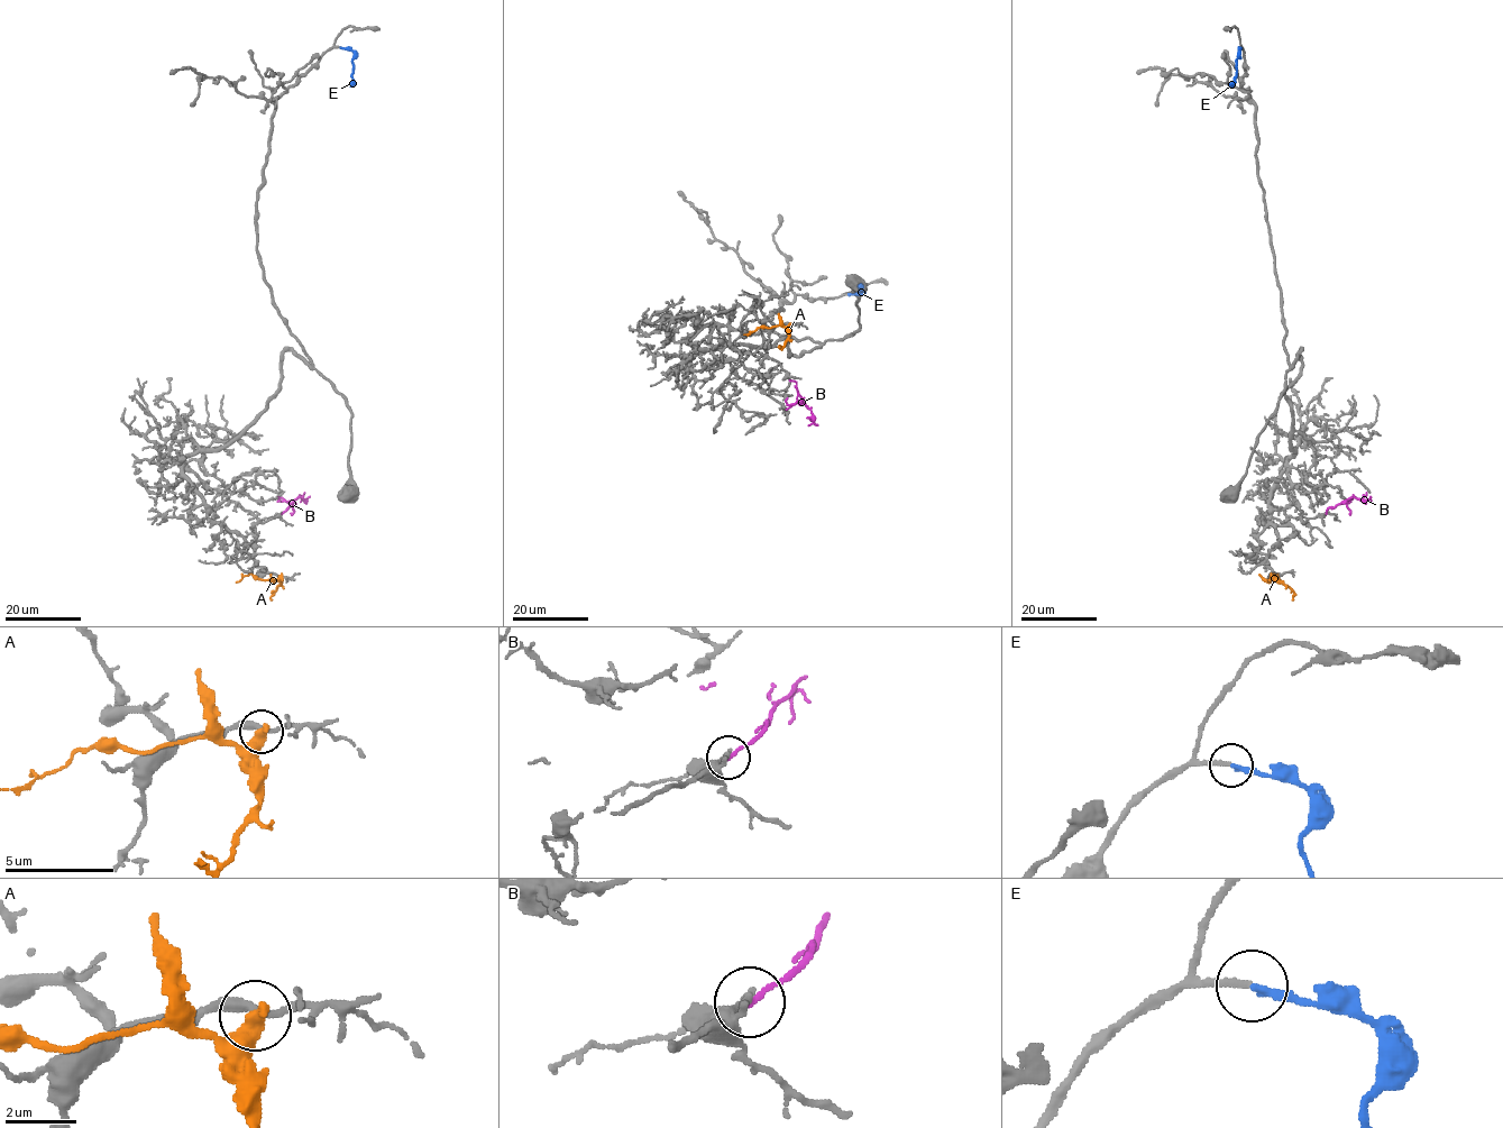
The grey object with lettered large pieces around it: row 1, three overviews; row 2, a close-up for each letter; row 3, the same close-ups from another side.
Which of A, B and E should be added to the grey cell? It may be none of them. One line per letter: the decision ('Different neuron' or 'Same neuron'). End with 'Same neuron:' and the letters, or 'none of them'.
A: Different neuron
B: Different neuron
E: Same neuron
Same neuron: E

